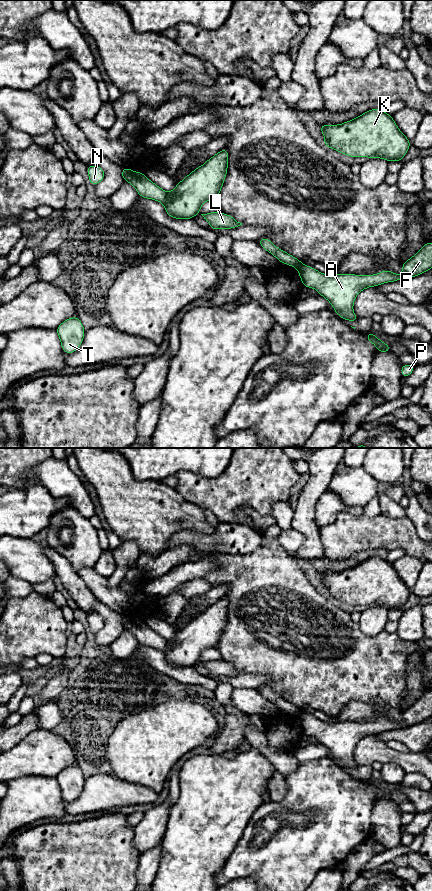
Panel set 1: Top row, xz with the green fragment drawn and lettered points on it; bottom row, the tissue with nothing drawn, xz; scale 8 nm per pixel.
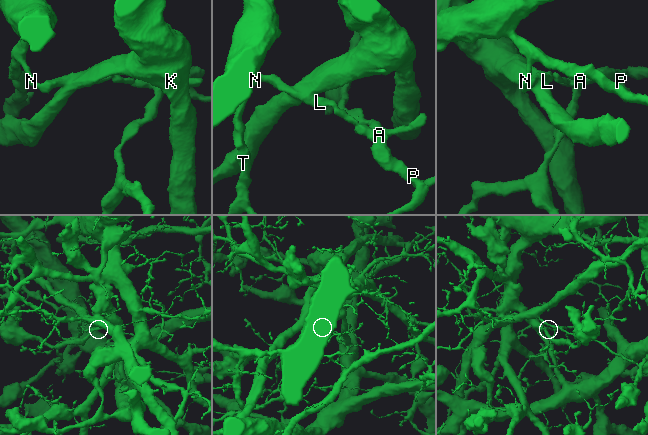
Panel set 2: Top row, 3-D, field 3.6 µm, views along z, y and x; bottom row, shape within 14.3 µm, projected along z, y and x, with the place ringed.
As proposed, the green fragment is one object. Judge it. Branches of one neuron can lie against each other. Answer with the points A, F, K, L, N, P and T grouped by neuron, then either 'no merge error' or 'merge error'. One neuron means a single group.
groups A F K P / L N T; merge error

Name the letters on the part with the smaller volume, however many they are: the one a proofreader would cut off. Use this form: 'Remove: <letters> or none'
Remove: L, N, T

